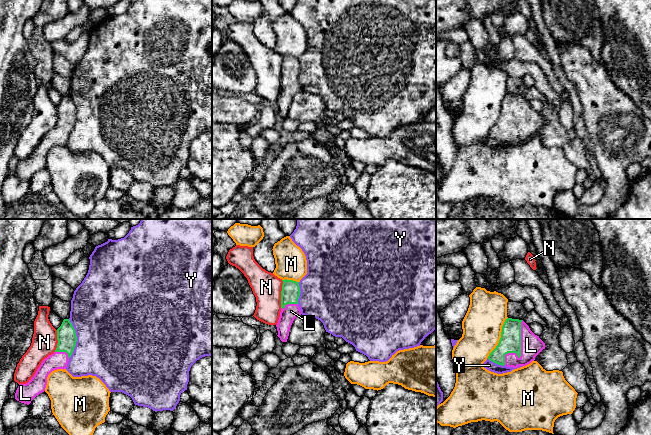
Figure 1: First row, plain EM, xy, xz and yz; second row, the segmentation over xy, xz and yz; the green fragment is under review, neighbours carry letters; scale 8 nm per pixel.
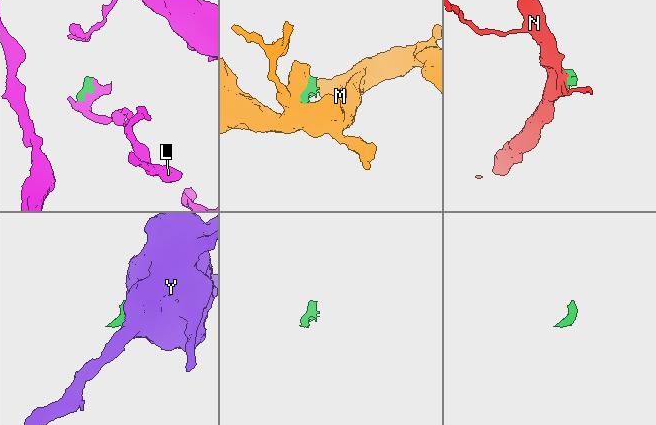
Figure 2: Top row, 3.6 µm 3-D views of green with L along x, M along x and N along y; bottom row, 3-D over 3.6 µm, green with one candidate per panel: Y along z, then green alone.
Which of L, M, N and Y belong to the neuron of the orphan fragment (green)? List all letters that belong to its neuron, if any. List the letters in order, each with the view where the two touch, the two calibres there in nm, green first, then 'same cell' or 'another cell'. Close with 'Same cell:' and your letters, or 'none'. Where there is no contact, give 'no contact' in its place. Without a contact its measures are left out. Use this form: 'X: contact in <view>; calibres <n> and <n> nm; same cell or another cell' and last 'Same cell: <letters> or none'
L: contact in yz; calibres 180 and 180 nm; same cell
M: contact in yz; calibres 180 and 320 nm; another cell
N: contact in xz; calibres 150 and 240 nm; another cell
Y: contact in xy; calibres 160 and 500 nm; another cell
Same cell: L

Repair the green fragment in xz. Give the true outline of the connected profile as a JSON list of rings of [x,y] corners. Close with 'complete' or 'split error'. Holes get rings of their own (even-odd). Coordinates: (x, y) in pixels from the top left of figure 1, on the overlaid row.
[[[282,280],[281,312],[276,325],[278,337],[282,342],[287,342],[291,325],[295,318],[301,315],[298,305],[300,296],[299,282],[293,280]]]; split error

